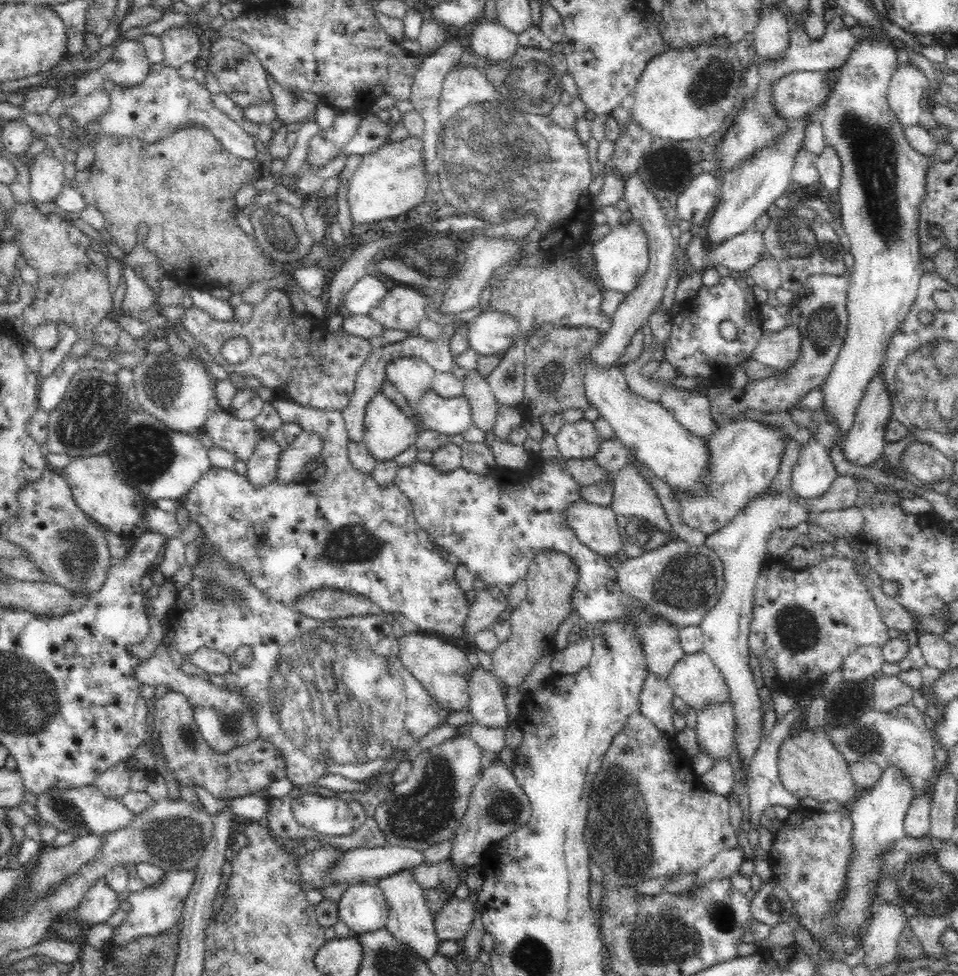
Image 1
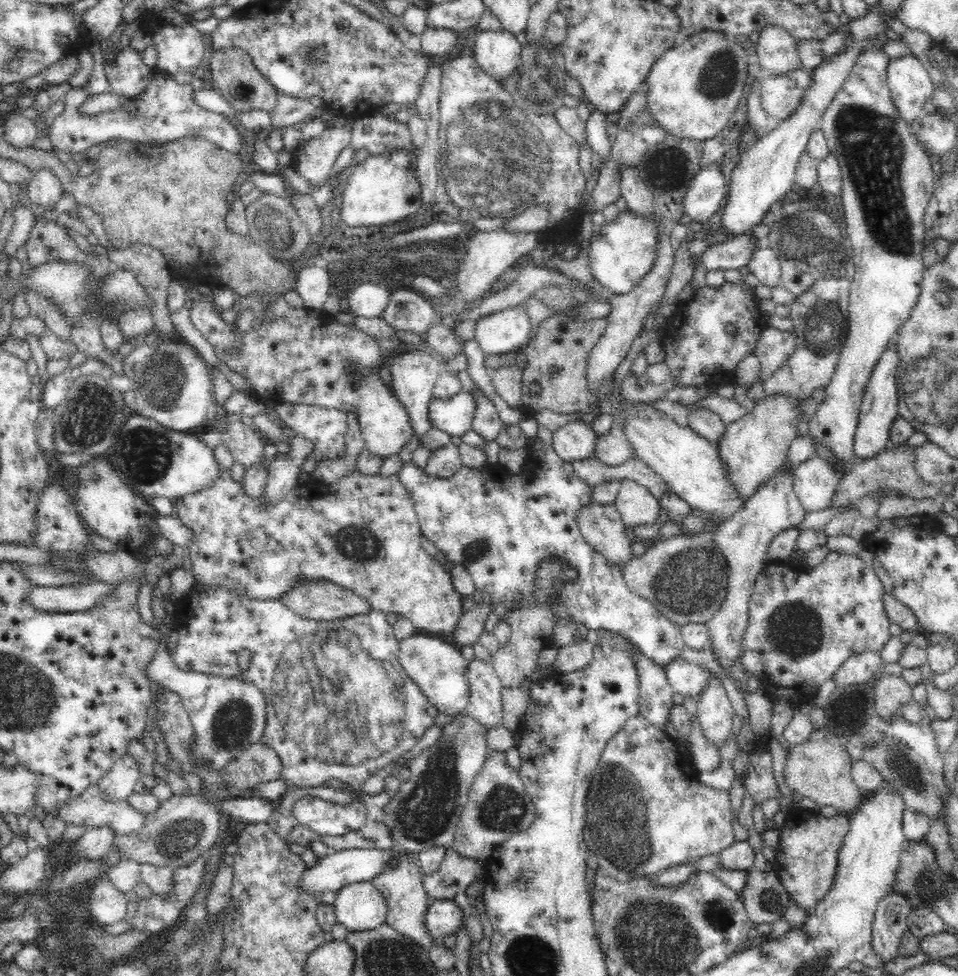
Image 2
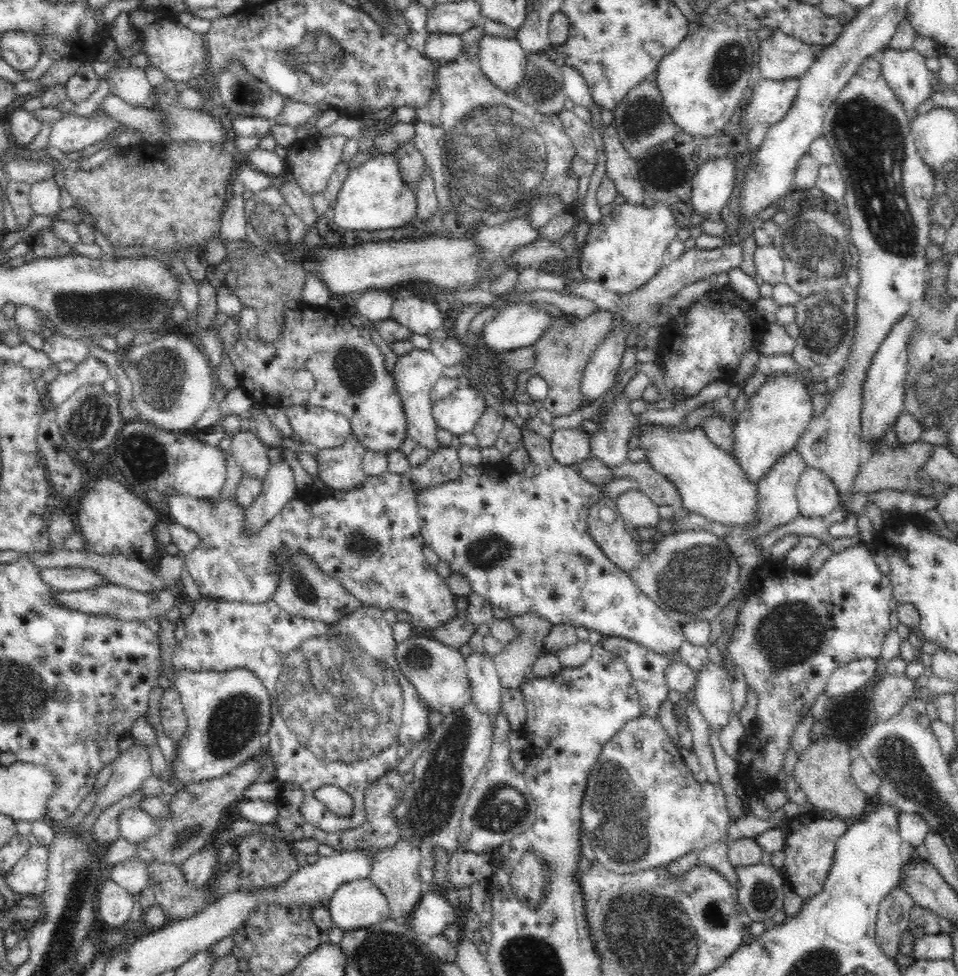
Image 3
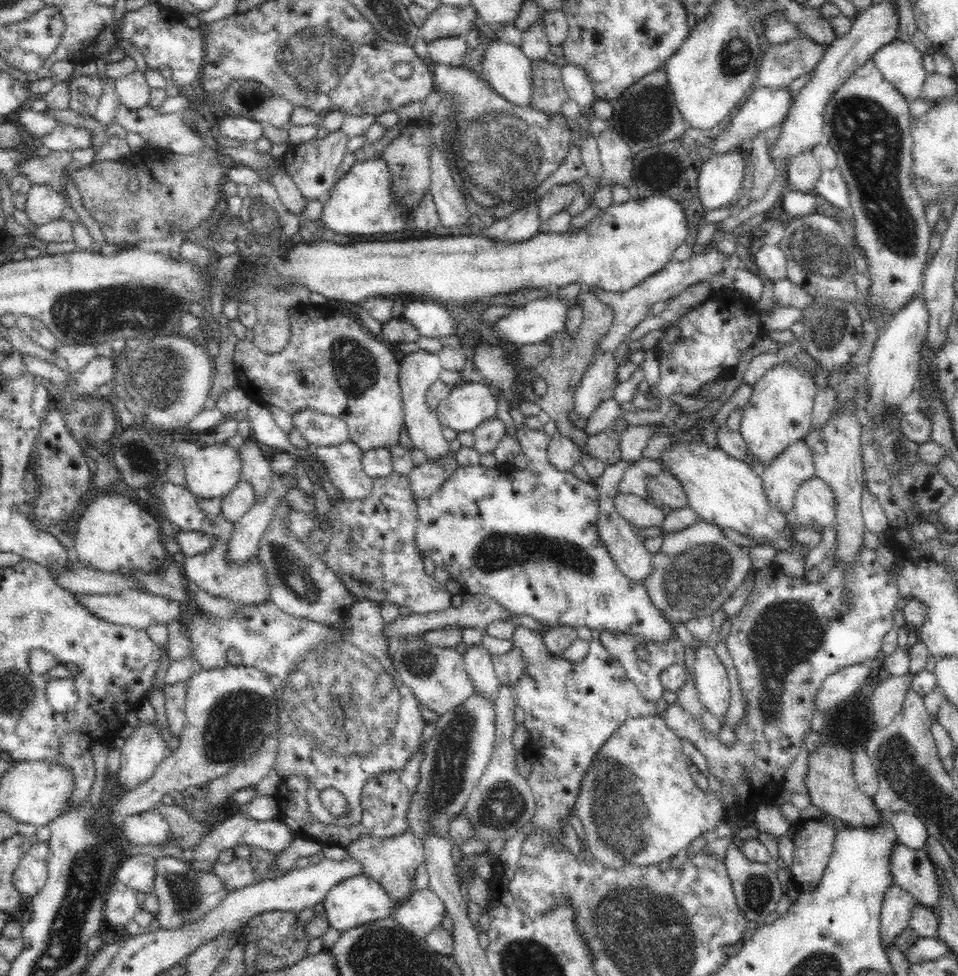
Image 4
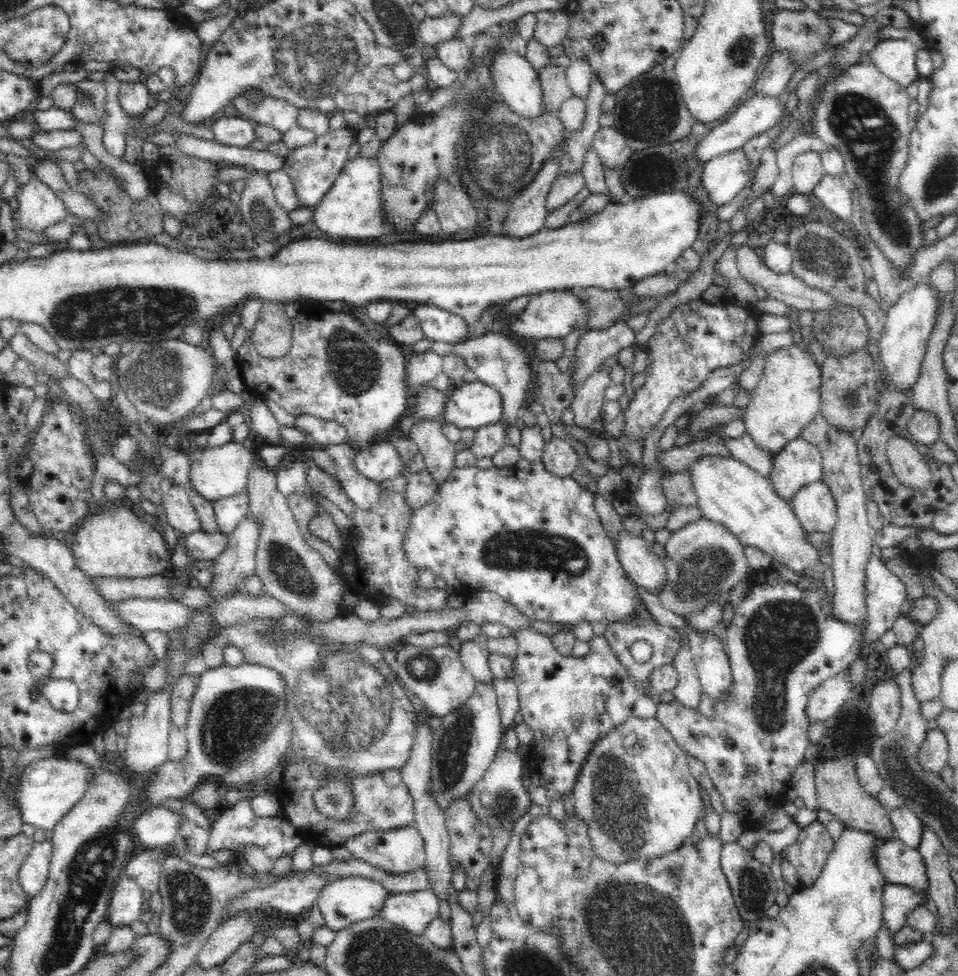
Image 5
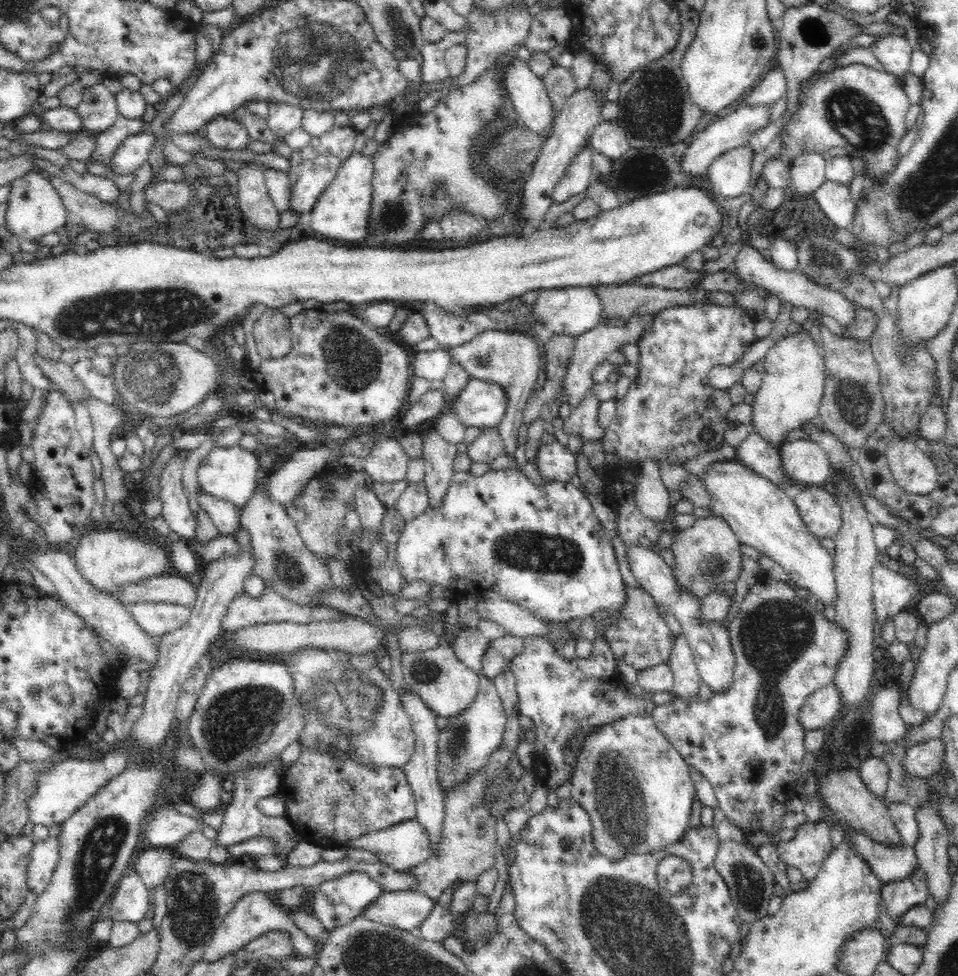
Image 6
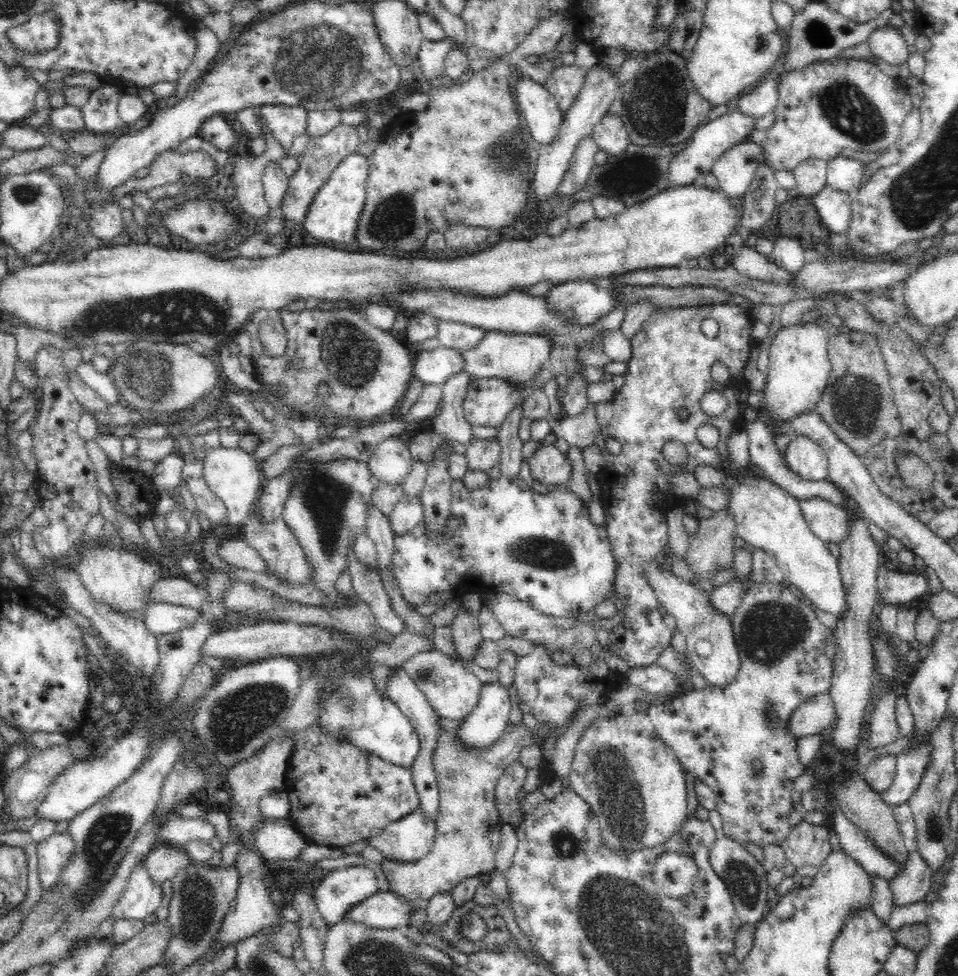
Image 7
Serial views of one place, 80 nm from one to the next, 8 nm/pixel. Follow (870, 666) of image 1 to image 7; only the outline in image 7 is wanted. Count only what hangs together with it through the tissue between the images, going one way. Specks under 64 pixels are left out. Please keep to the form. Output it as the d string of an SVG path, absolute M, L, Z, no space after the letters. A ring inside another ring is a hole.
M829 691L815 694L790 714L788 735L796 740L803 736L818 736L824 728L832 726L835 716Z

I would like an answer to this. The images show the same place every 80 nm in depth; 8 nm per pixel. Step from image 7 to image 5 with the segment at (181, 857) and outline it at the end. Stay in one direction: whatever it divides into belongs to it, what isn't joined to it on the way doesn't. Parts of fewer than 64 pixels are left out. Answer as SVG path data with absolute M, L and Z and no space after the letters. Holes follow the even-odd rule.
M137 848L124 865L122 874L126 874L147 893L159 890L160 873L166 853L157 850Z

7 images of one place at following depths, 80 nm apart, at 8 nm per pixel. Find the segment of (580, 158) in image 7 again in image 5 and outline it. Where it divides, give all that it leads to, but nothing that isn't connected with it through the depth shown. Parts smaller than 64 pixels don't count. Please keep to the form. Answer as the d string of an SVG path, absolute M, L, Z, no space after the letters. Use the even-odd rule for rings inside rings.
M583 167L572 173L568 171L561 172L548 191L546 199L547 212L552 212L554 208L566 204L568 200L572 200L584 187L586 186Z

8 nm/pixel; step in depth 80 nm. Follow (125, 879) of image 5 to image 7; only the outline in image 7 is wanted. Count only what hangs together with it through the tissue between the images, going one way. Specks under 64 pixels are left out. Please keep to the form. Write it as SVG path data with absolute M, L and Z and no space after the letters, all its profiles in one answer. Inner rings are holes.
M143 863L136 865L114 905L112 917L116 920L144 920L150 914L148 905L156 887L156 882Z

